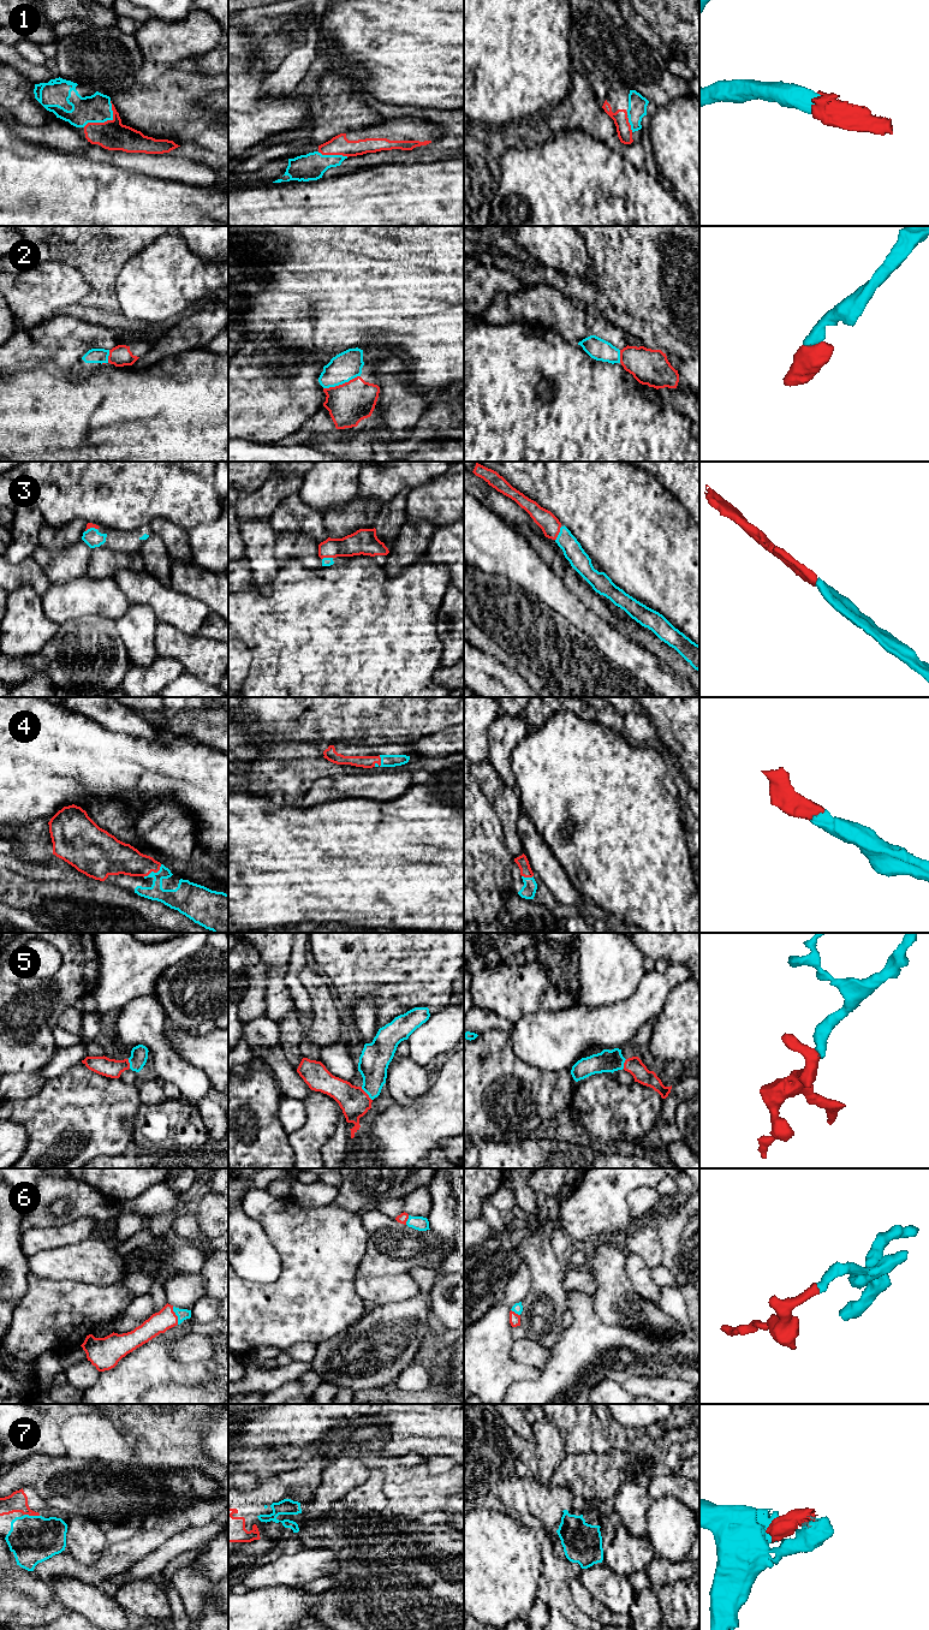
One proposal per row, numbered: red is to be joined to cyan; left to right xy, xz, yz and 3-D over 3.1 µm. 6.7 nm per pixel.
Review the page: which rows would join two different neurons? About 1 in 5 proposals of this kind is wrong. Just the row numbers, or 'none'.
none

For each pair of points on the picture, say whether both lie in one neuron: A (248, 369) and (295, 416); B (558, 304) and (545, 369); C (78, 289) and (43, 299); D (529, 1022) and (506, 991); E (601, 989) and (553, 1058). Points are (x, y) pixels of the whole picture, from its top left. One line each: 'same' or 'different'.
A: same
B: different
C: same
D: different
E: different

